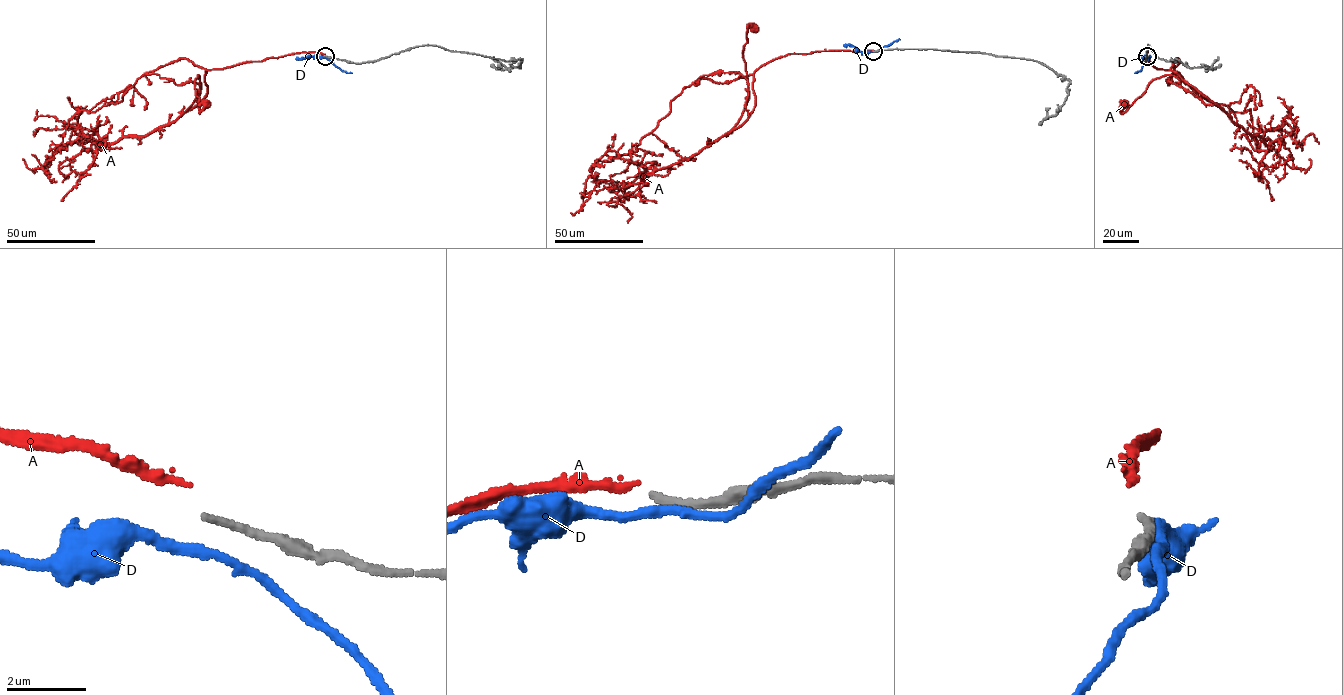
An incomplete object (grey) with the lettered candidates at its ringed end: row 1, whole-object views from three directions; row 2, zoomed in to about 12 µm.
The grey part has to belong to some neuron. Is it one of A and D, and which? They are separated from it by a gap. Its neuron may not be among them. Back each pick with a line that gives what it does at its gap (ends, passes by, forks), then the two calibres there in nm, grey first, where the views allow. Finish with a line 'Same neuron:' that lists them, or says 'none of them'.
Same neuron: none of them

